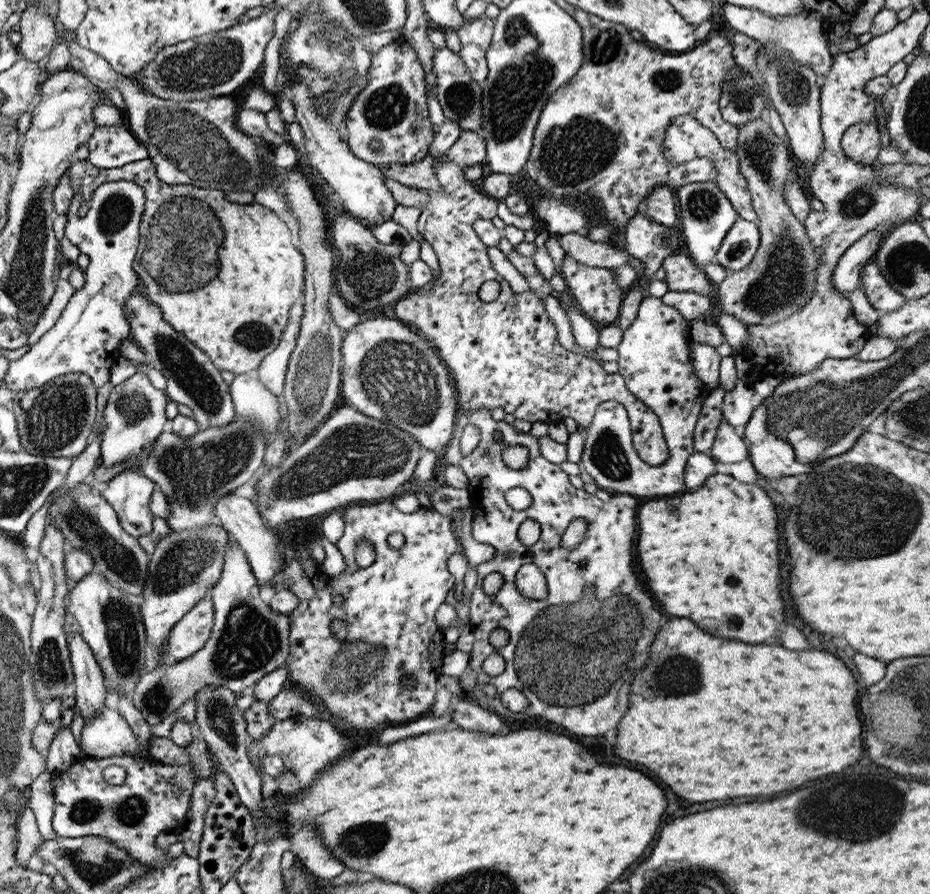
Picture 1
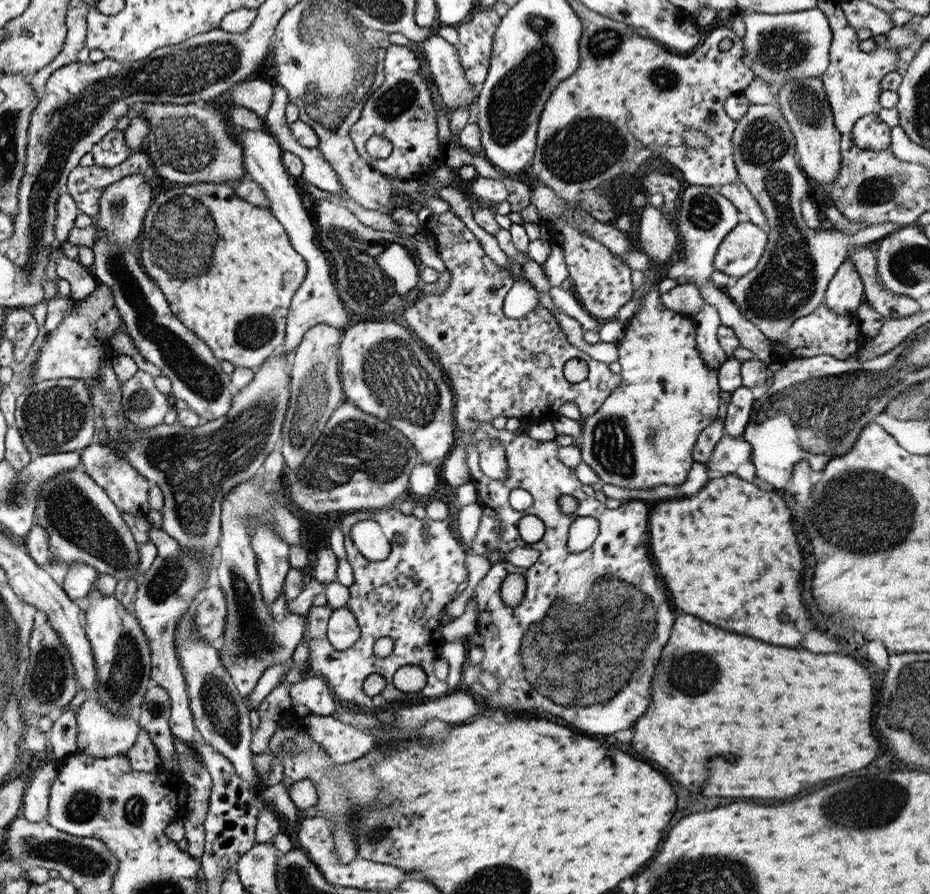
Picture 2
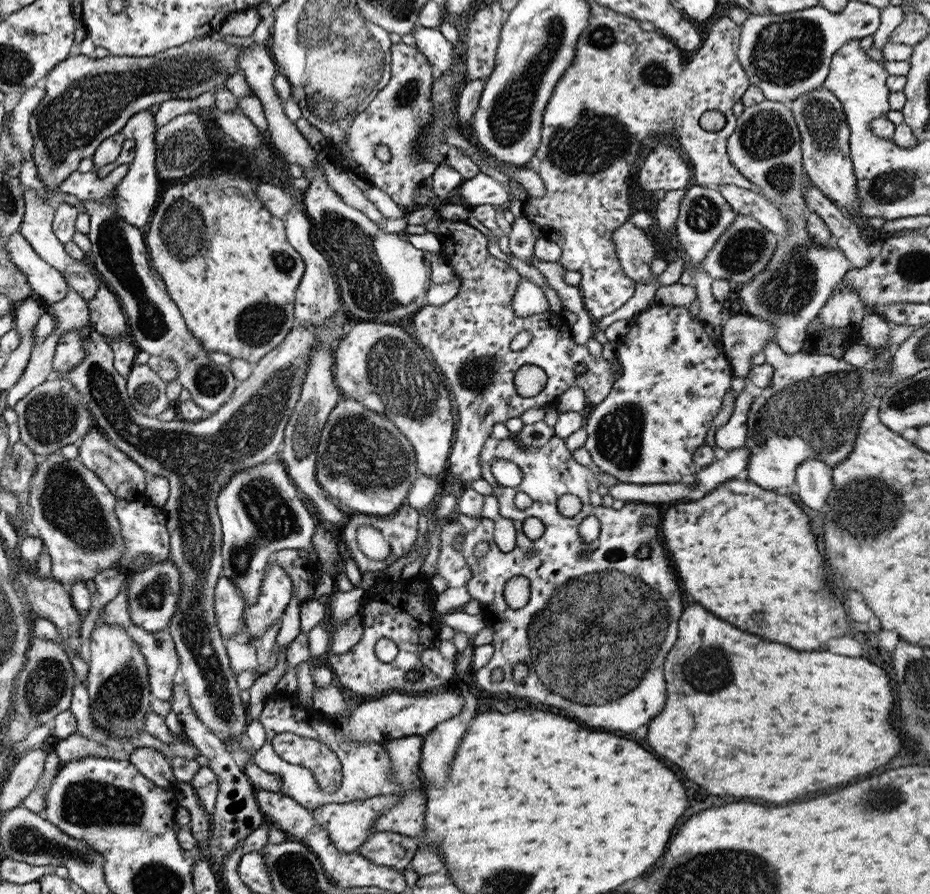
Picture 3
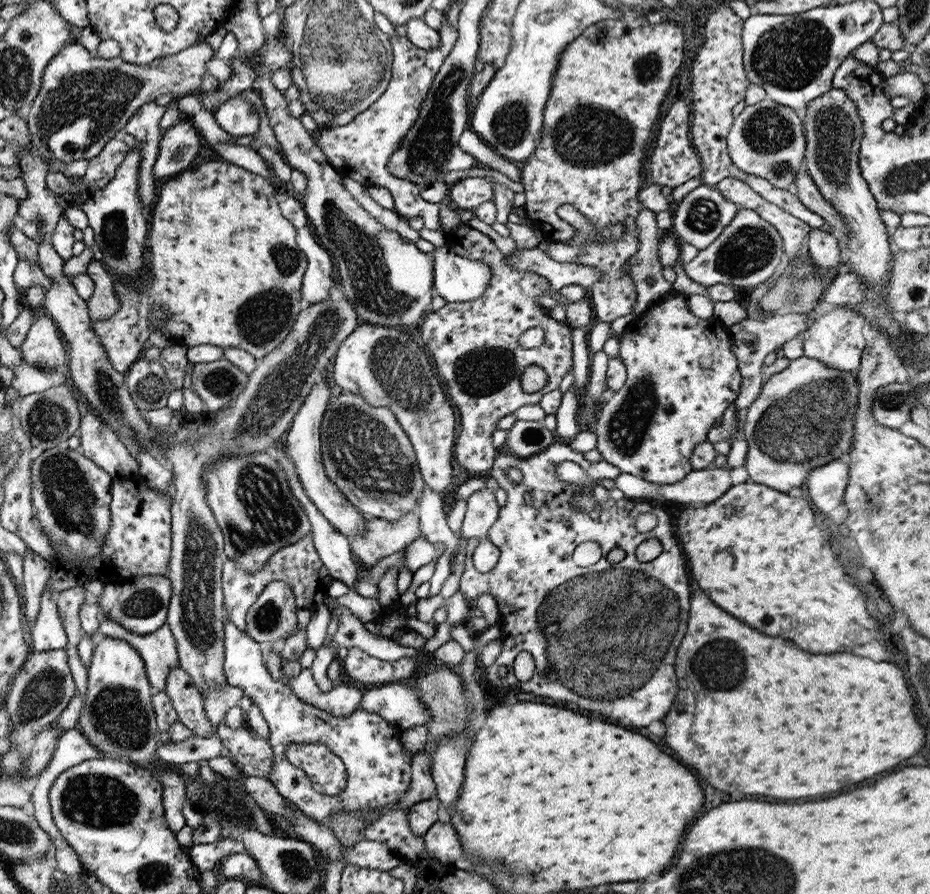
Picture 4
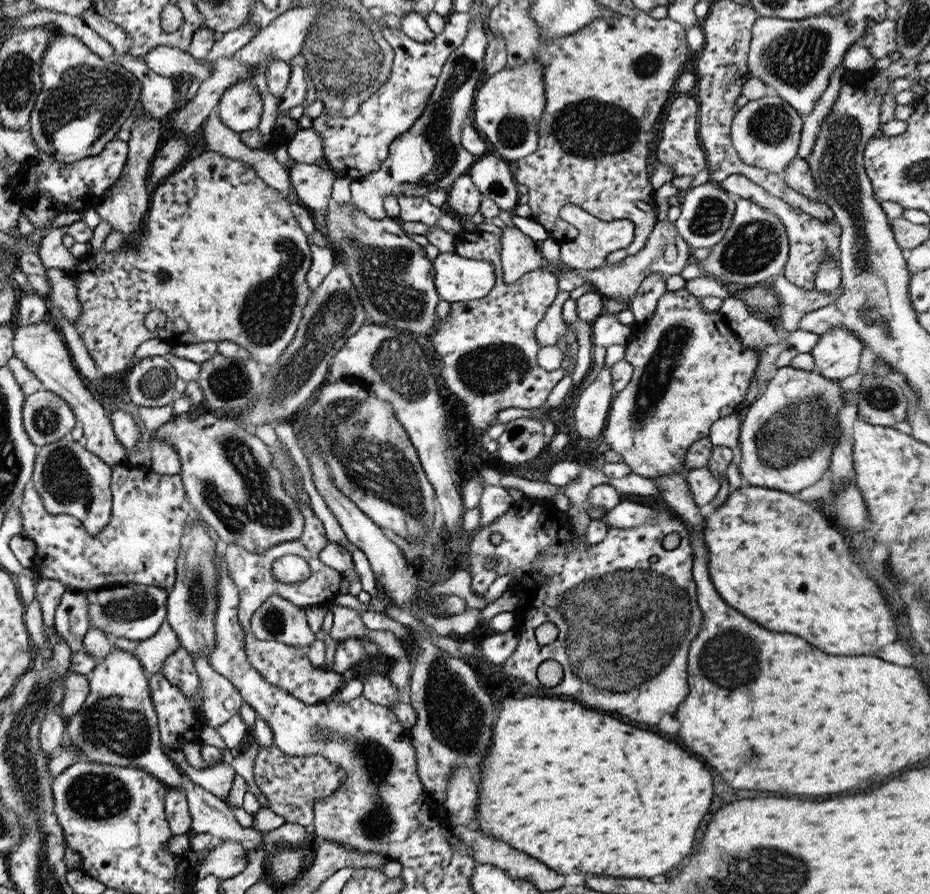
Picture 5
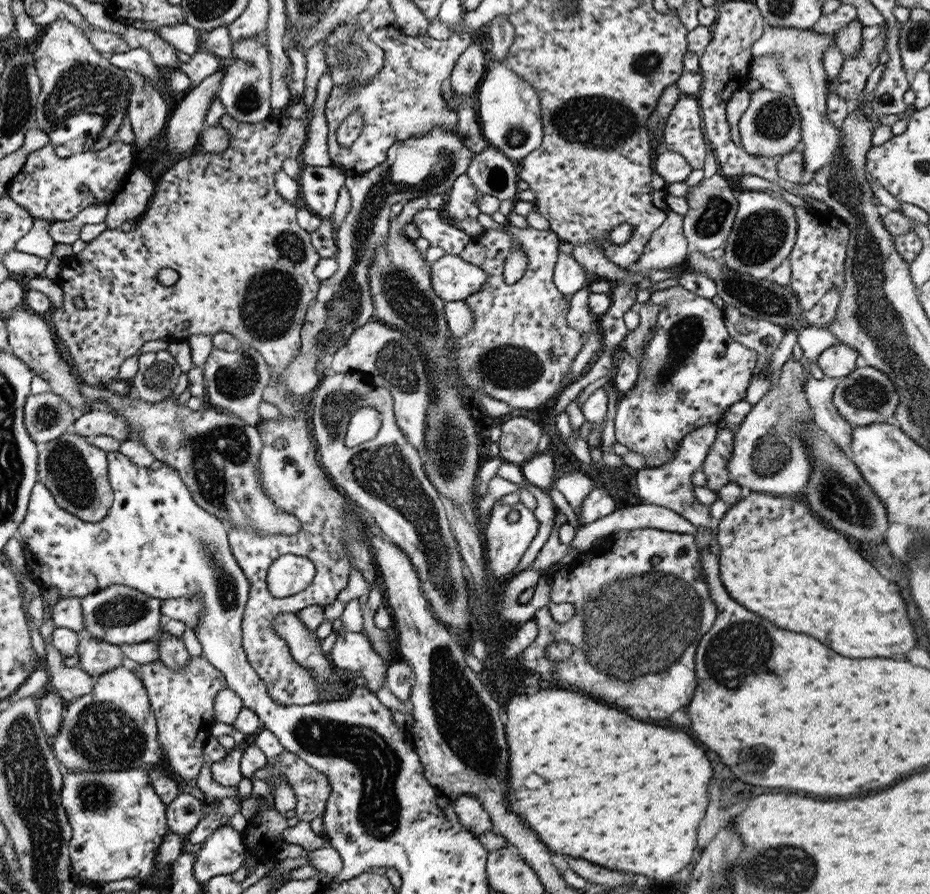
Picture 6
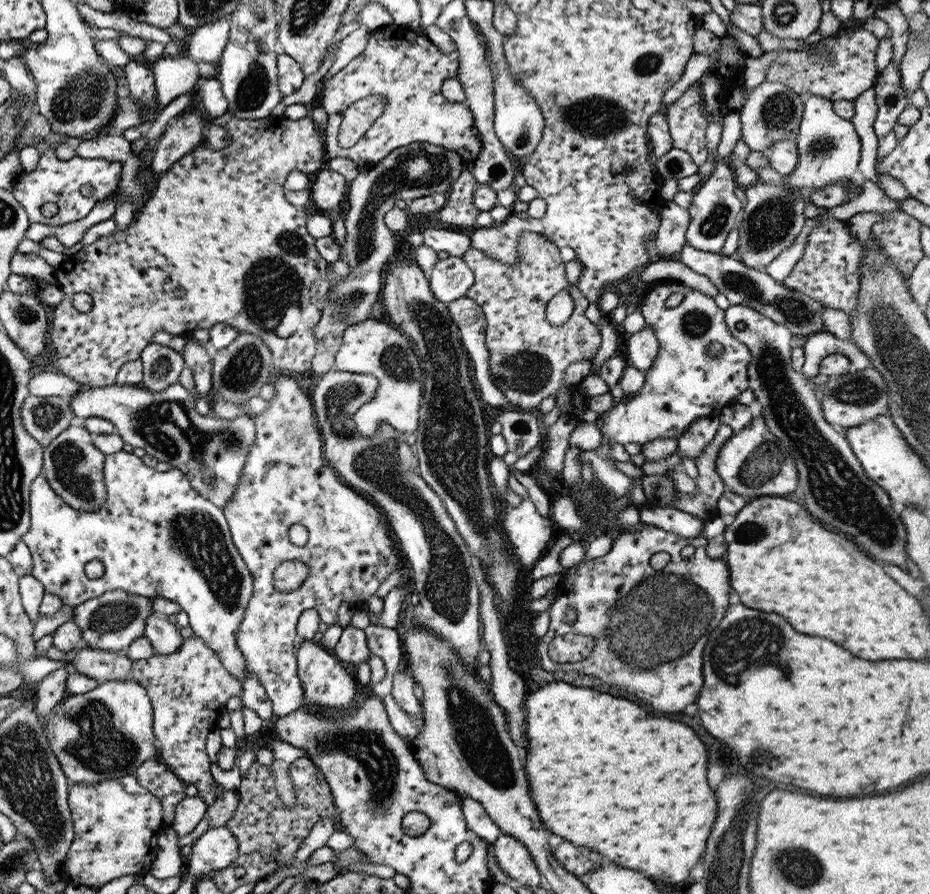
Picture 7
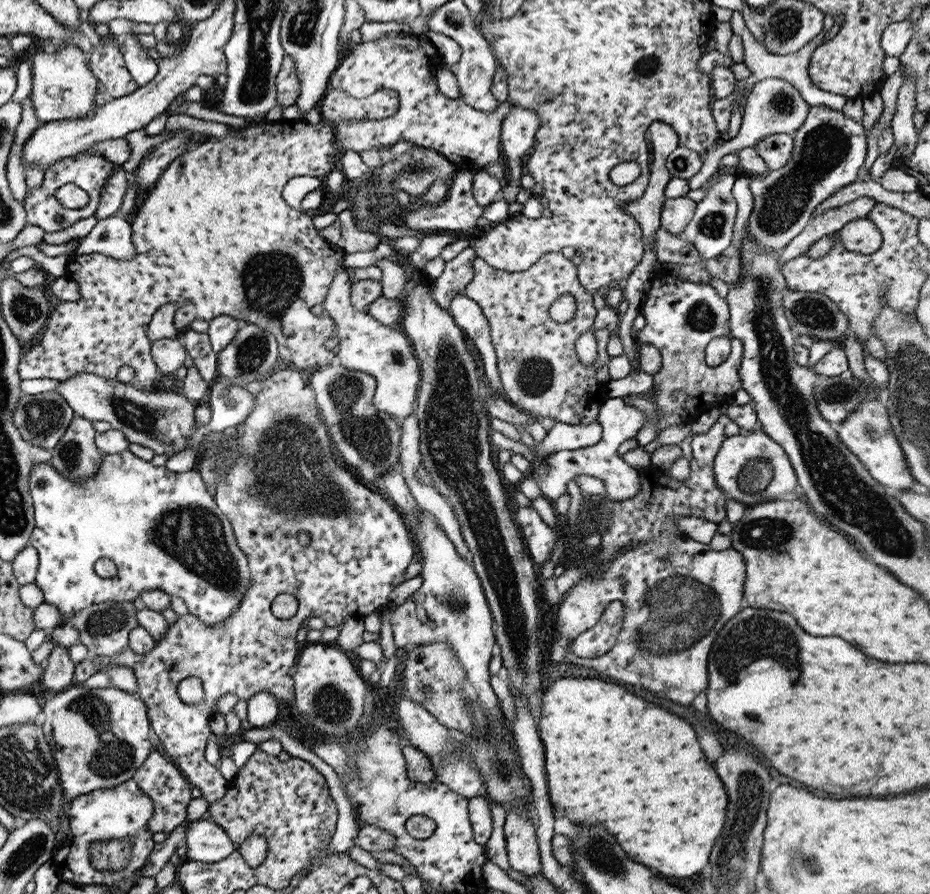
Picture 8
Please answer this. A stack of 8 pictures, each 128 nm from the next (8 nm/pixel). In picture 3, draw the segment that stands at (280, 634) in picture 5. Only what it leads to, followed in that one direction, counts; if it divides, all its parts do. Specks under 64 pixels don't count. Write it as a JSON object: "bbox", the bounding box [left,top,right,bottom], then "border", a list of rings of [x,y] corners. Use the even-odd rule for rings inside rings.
{"bbox":[243,556,292,640],"border":[[[273,556],[267,561],[257,600],[243,612],[247,635],[256,640],[284,617],[291,599],[292,583]]]}

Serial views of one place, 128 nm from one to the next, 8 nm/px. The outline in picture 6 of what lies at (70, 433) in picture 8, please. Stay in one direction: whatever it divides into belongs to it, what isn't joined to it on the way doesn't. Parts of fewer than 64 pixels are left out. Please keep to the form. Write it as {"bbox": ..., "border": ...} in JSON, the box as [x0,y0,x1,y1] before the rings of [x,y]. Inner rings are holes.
{"bbox":[37,431,112,522],"border":[[[66,431],[40,446],[37,480],[51,493],[54,503],[82,521],[99,522],[112,505],[112,492],[106,473],[106,452],[89,444],[86,437]]]}

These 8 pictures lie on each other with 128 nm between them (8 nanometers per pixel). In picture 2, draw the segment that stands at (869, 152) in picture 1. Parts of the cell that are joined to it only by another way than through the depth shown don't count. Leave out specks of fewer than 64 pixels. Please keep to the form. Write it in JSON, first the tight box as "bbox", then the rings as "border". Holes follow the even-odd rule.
{"bbox":[851,113,890,152],"border":[[[877,113],[857,119],[851,129],[851,142],[859,150],[879,152],[890,146],[890,126],[887,126]]]}

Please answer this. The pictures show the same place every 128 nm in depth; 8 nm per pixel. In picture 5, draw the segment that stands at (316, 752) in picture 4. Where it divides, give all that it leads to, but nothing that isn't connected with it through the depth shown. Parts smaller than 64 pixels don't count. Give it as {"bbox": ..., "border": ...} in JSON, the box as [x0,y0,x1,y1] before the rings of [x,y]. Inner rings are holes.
{"bbox":[253,746,344,827],"border":[[[259,746],[253,765],[253,780],[269,803],[268,808],[282,816],[285,823],[305,827],[314,817],[313,802],[329,796],[344,782],[344,772],[335,763],[314,754],[289,756],[271,746]]]}

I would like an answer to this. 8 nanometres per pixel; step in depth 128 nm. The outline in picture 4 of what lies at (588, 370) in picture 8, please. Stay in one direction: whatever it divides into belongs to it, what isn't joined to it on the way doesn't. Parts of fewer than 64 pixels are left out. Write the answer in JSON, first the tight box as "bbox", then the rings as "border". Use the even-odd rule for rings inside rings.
{"bbox":[419,224,572,476],"border":[[[466,224],[444,233],[446,247],[457,256],[481,261],[491,271],[491,278],[483,294],[467,302],[446,302],[440,310],[427,313],[419,324],[421,340],[431,352],[437,374],[441,382],[447,385],[447,396],[459,410],[461,430],[455,438],[455,458],[470,476],[485,475],[492,465],[496,448],[491,446],[491,434],[496,430],[496,423],[503,416],[511,414],[516,408],[526,404],[537,405],[541,396],[555,390],[563,375],[572,364],[571,327],[550,318],[548,310],[542,307],[536,298],[548,294],[550,284],[543,276],[530,272],[519,272],[507,266],[501,252],[485,234]],[[532,326],[542,326],[546,332],[544,342],[539,348],[519,348],[519,335]],[[526,366],[538,366],[545,371],[545,384],[534,393],[522,391],[520,374]]]}

